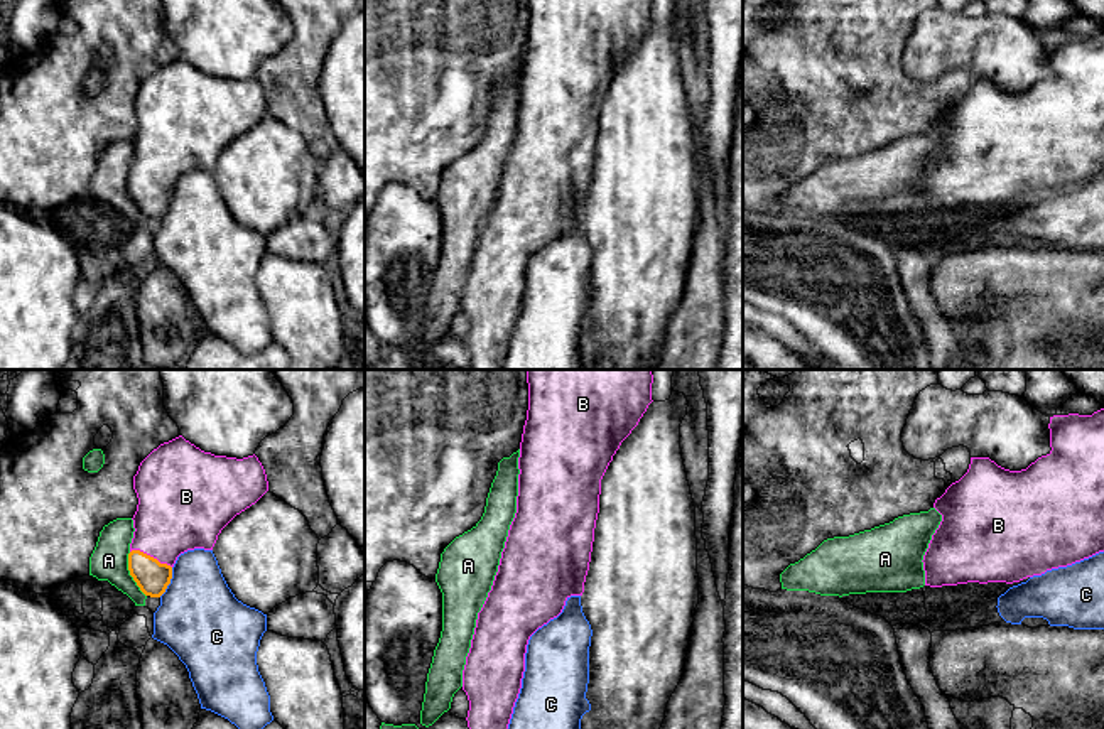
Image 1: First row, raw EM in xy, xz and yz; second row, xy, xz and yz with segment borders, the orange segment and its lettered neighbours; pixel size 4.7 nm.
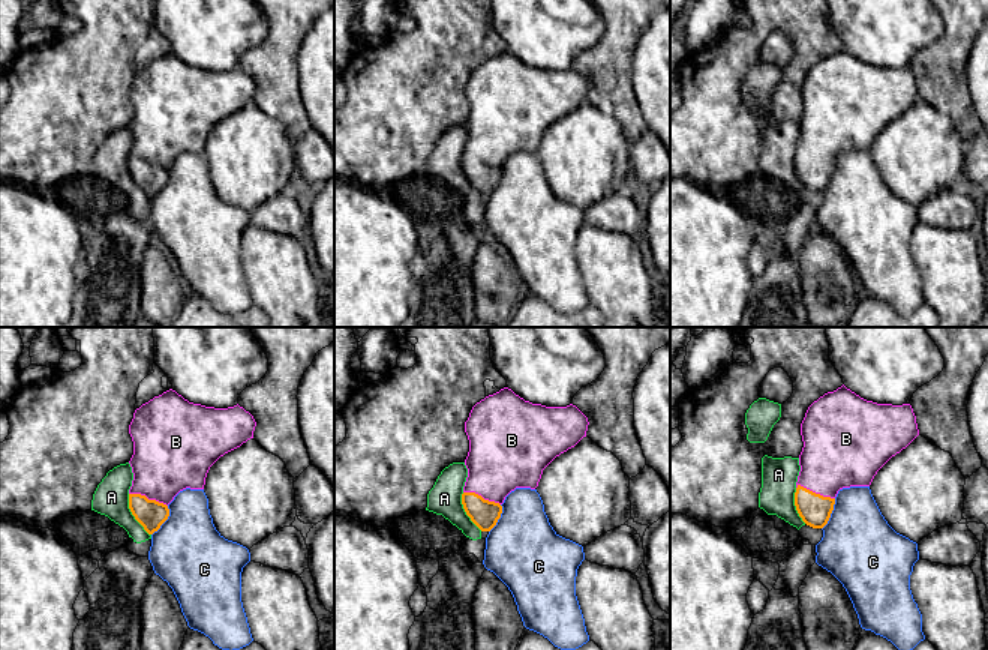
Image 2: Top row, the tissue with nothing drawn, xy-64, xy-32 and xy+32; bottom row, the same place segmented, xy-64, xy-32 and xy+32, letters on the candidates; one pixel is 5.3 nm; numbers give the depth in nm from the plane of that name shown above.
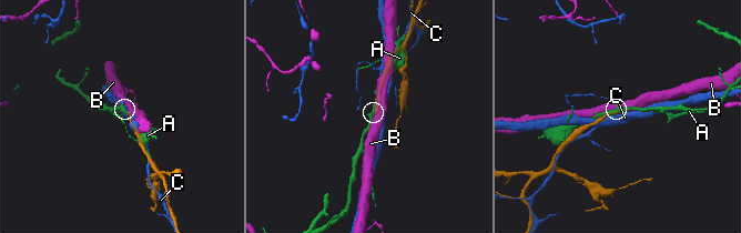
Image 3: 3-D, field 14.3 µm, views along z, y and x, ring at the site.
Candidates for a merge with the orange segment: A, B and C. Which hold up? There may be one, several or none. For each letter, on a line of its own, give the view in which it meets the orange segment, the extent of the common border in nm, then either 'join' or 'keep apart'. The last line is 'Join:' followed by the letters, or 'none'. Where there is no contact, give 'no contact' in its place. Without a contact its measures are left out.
A: contact in xy; length 240 nm; keep apart
B: contact in xy; length 220 nm; join
C: contact in xy; length 160 nm; keep apart
Join: B

